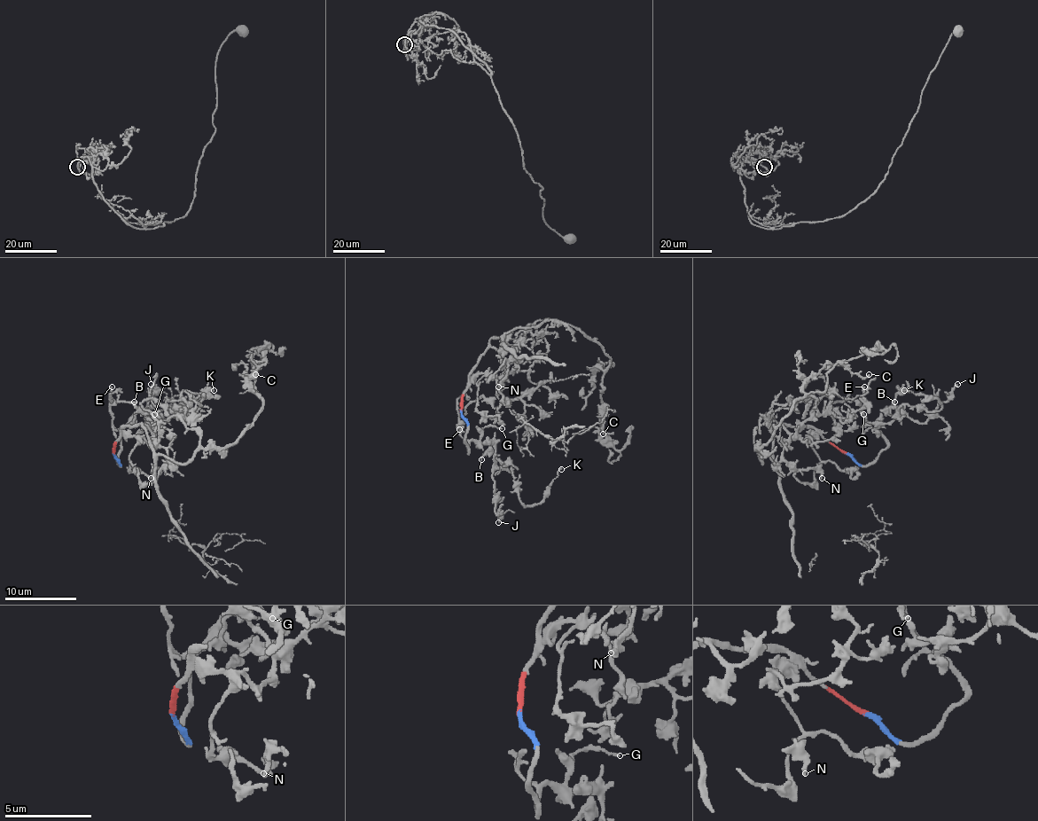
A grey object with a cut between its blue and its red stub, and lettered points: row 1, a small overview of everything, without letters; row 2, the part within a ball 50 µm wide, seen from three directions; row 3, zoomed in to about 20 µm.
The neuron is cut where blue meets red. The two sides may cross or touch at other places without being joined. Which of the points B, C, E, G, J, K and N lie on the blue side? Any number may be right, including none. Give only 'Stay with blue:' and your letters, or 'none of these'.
Stay with blue: B, E, G, J, K

